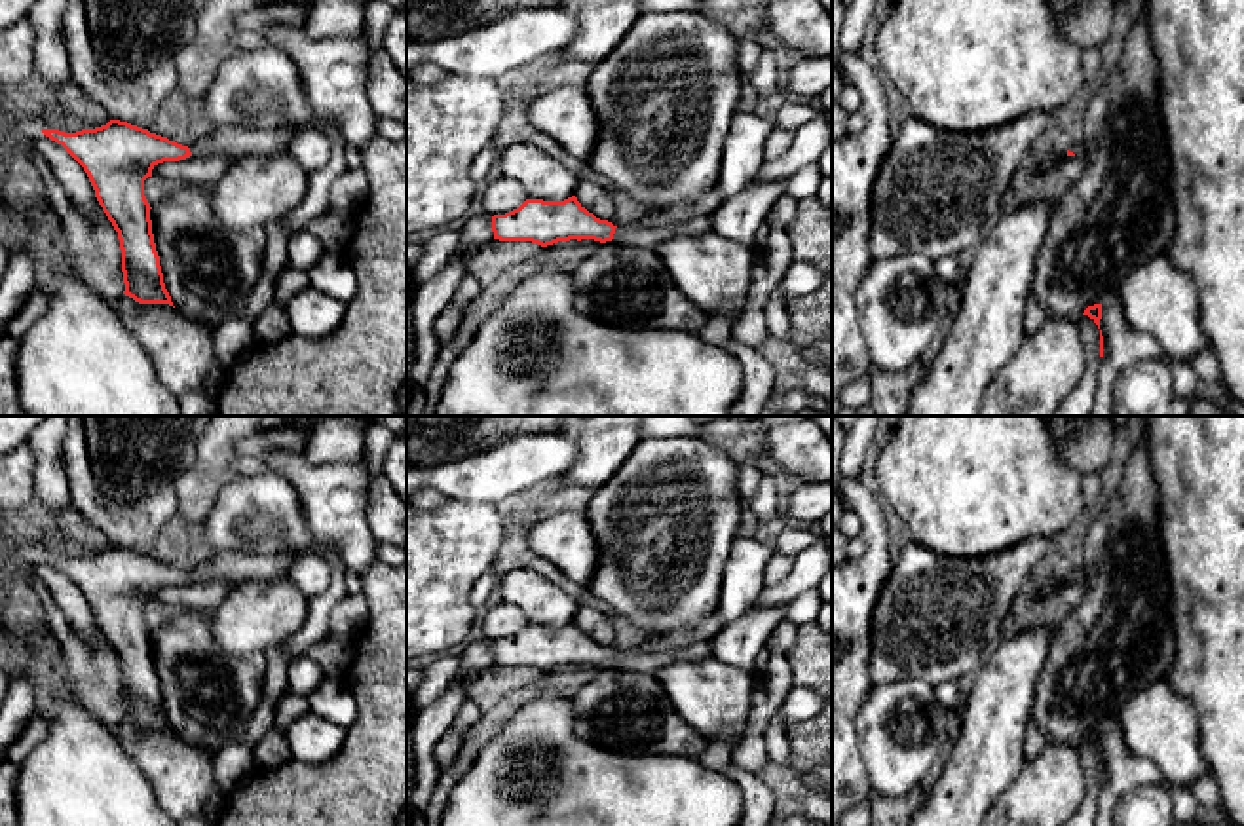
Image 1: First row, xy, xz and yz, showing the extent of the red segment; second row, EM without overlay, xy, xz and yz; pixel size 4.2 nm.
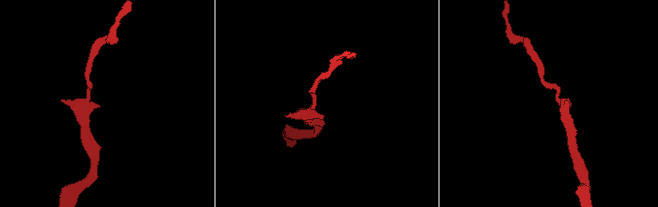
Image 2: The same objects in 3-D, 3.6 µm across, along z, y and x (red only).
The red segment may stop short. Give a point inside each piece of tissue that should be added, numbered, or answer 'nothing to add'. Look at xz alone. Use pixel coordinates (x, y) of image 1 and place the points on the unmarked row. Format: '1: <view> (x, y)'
1: xz (639, 661)

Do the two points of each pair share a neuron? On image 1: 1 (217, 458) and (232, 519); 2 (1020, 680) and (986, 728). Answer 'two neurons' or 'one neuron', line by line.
1: two neurons
2: one neuron

